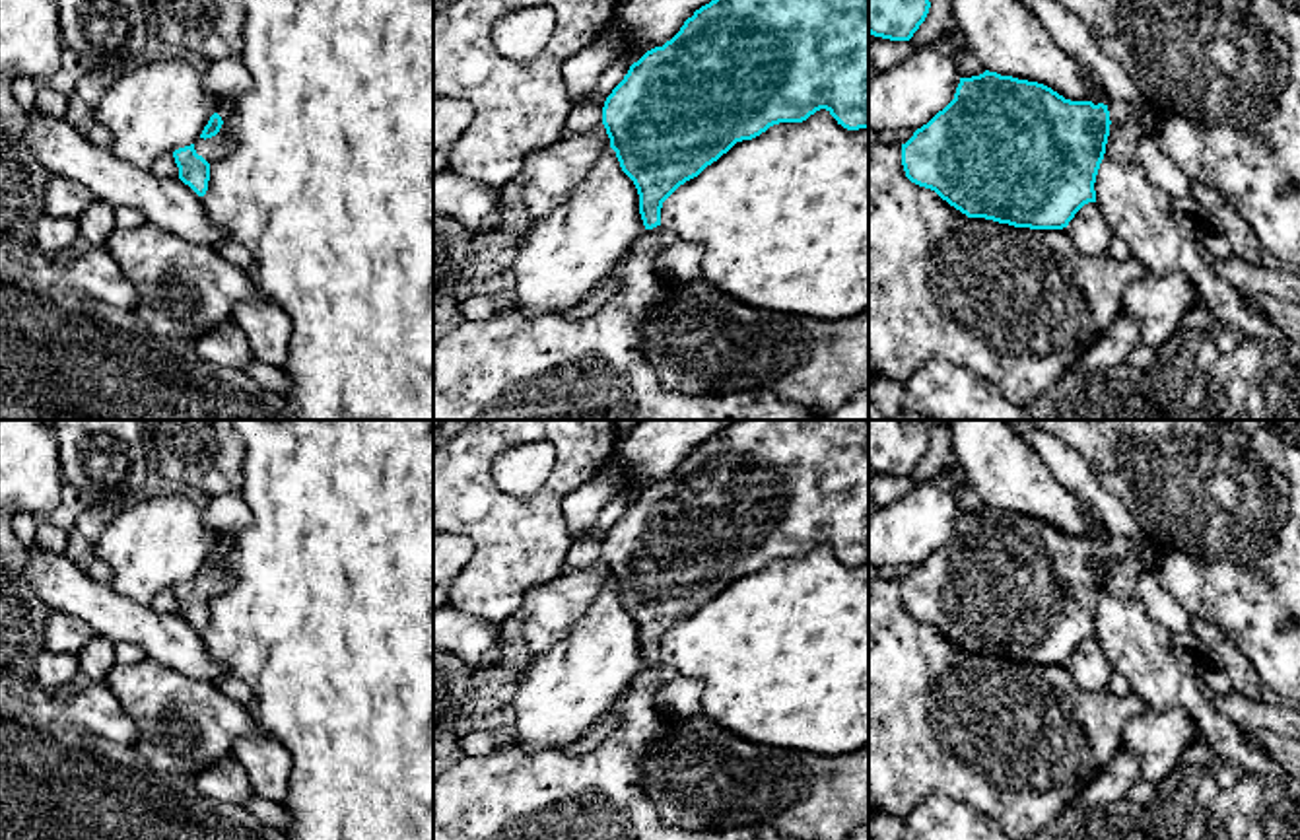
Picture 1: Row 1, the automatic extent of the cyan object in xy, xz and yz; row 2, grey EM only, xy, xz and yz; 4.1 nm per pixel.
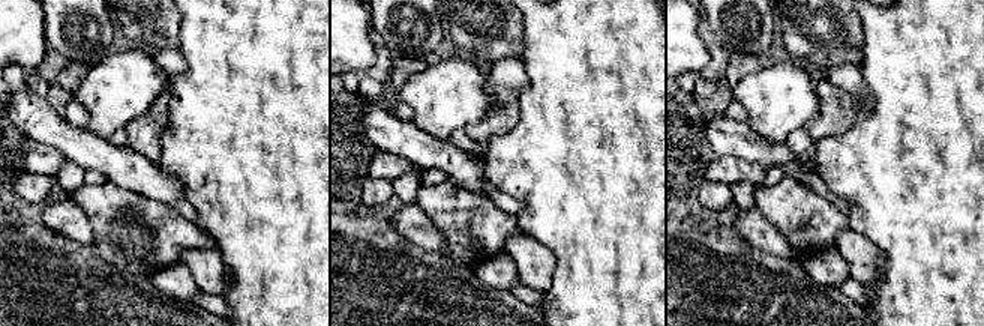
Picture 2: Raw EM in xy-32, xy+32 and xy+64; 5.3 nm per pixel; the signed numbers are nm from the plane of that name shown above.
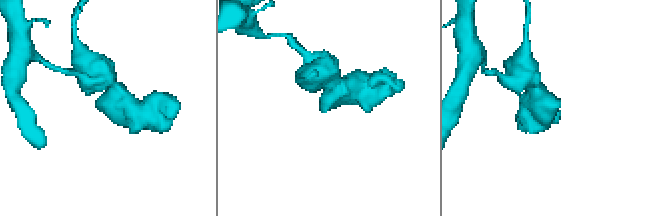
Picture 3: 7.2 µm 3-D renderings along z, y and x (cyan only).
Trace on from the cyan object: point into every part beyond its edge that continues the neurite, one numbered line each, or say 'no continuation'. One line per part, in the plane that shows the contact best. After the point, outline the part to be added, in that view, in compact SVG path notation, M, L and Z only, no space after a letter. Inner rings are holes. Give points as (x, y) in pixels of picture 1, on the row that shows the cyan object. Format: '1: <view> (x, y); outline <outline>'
1: yz (1126, 131); outline M1110 99L1106 105L1112 121L1106 156L1119 163L1135 161L1137 144L1146 132L1141 109L1123 99Z

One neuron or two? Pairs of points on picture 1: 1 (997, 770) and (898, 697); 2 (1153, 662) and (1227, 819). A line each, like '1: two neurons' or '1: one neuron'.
1: one neuron
2: one neuron

